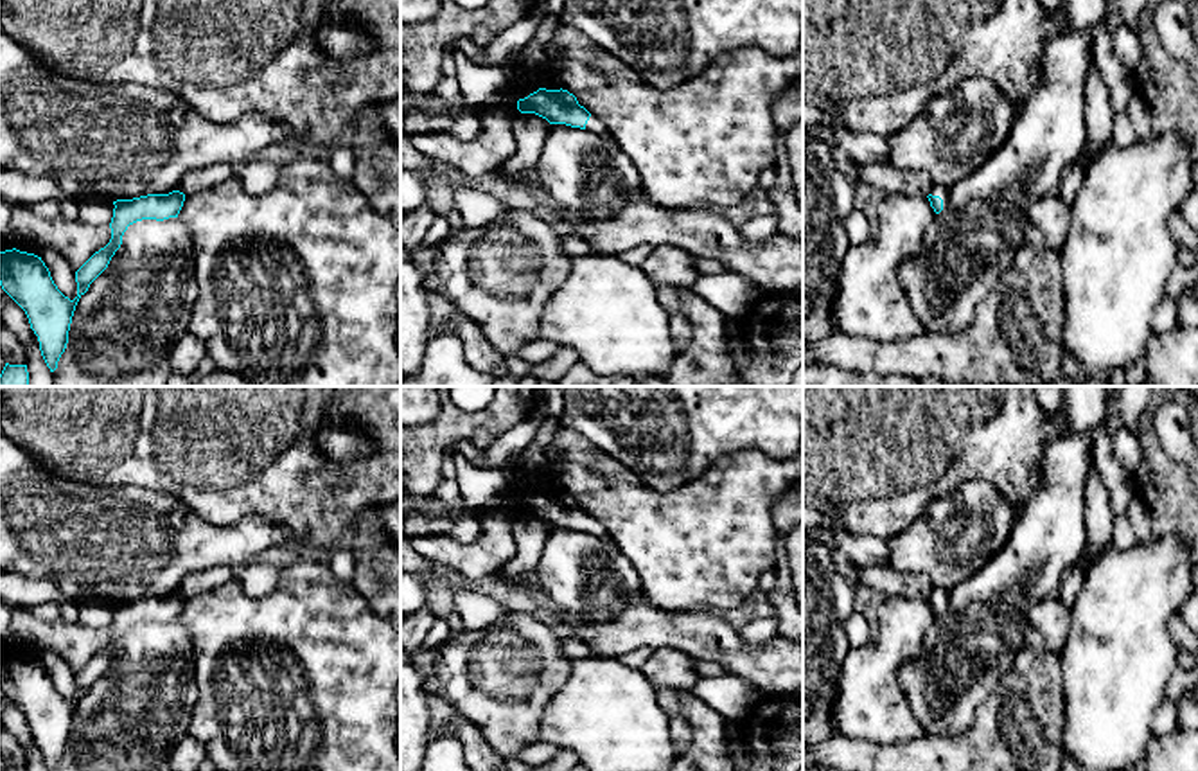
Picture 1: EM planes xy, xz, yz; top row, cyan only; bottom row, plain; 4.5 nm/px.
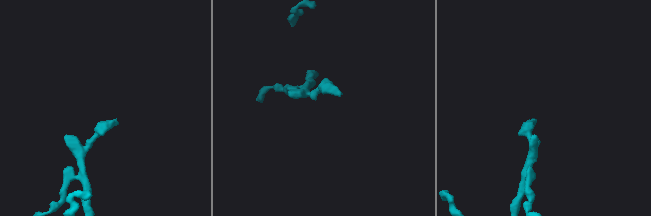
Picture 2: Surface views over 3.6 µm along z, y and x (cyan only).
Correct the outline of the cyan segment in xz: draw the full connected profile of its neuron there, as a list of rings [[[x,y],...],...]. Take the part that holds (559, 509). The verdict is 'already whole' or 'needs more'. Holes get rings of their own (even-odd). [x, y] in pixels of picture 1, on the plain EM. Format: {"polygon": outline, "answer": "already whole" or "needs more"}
{"polygon": [[[539,491],[528,500],[519,501],[517,512],[521,516],[535,516],[550,527],[566,527],[571,530],[589,532],[609,545],[614,545],[603,525],[580,509],[577,500],[568,492]]], "answer": "needs more"}

